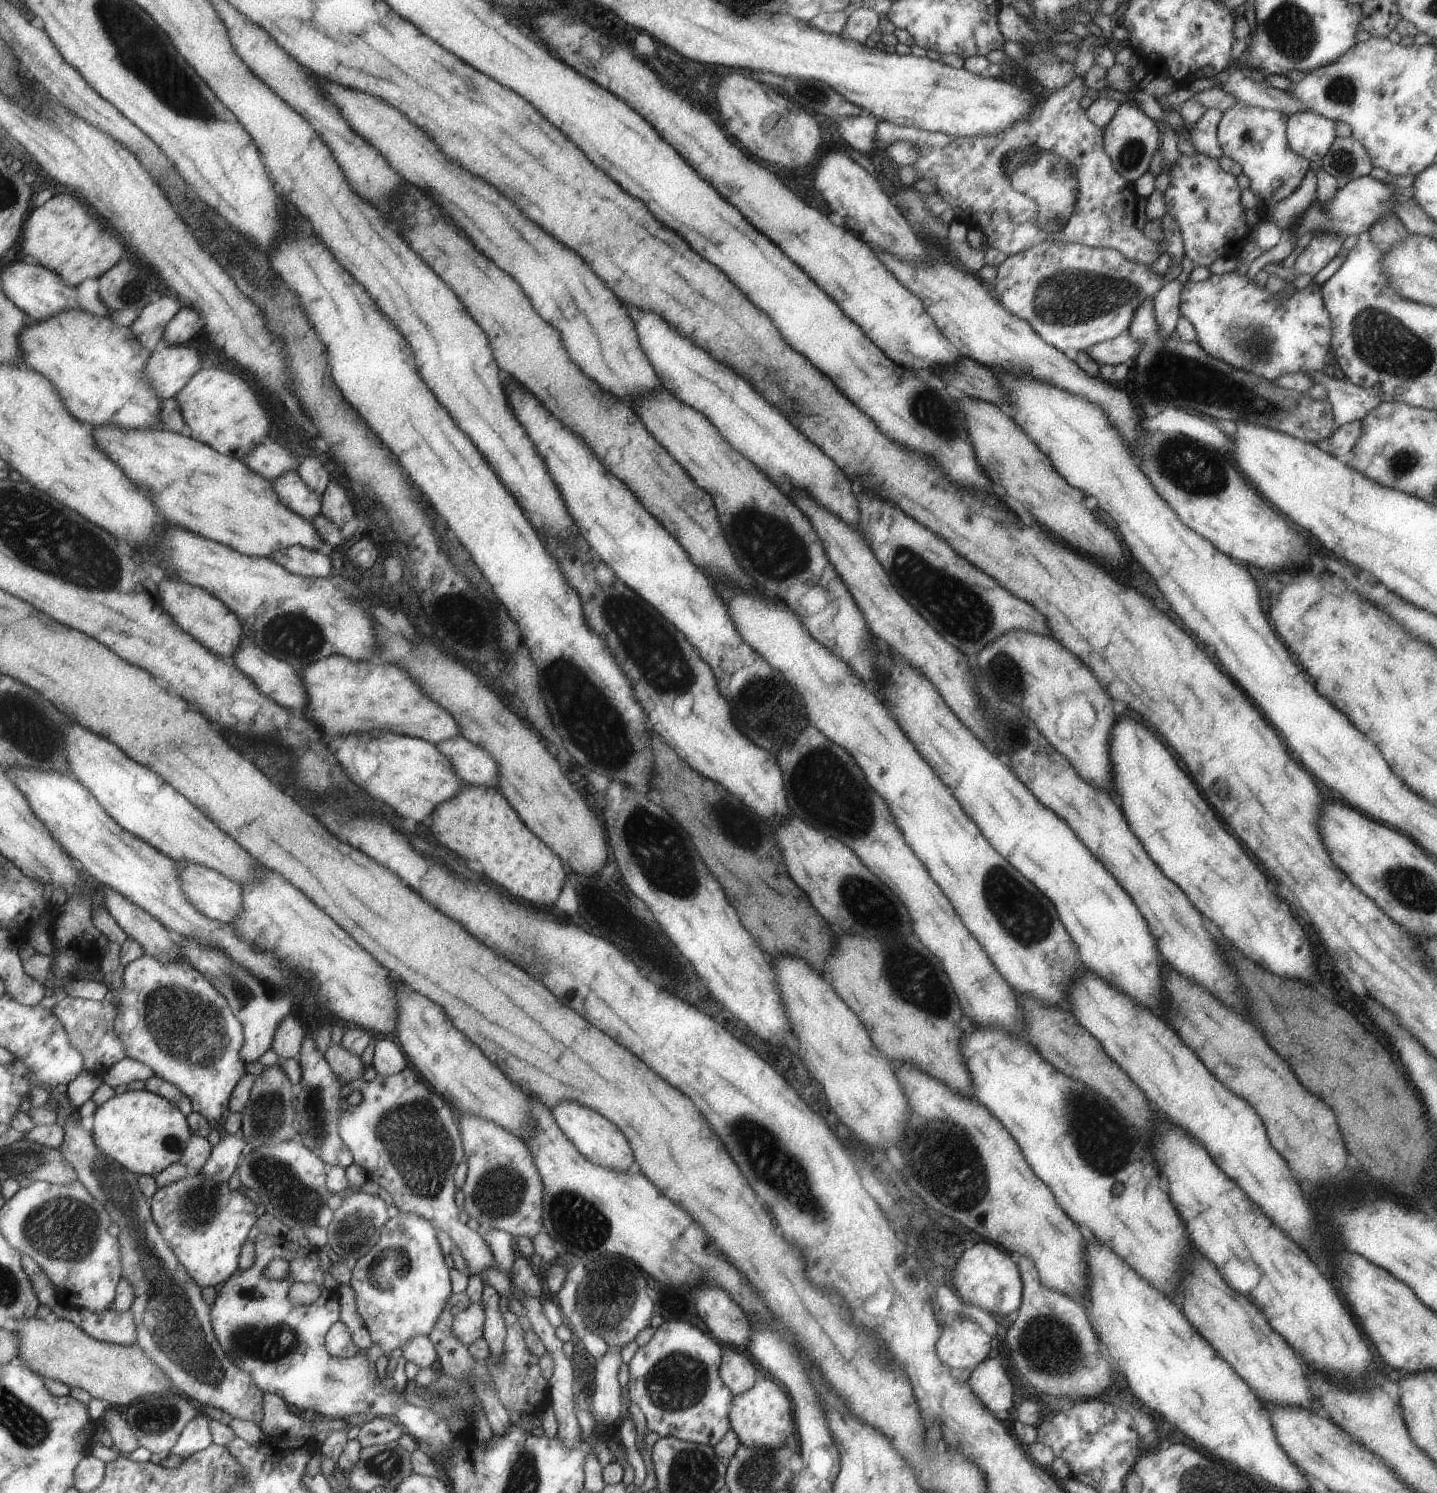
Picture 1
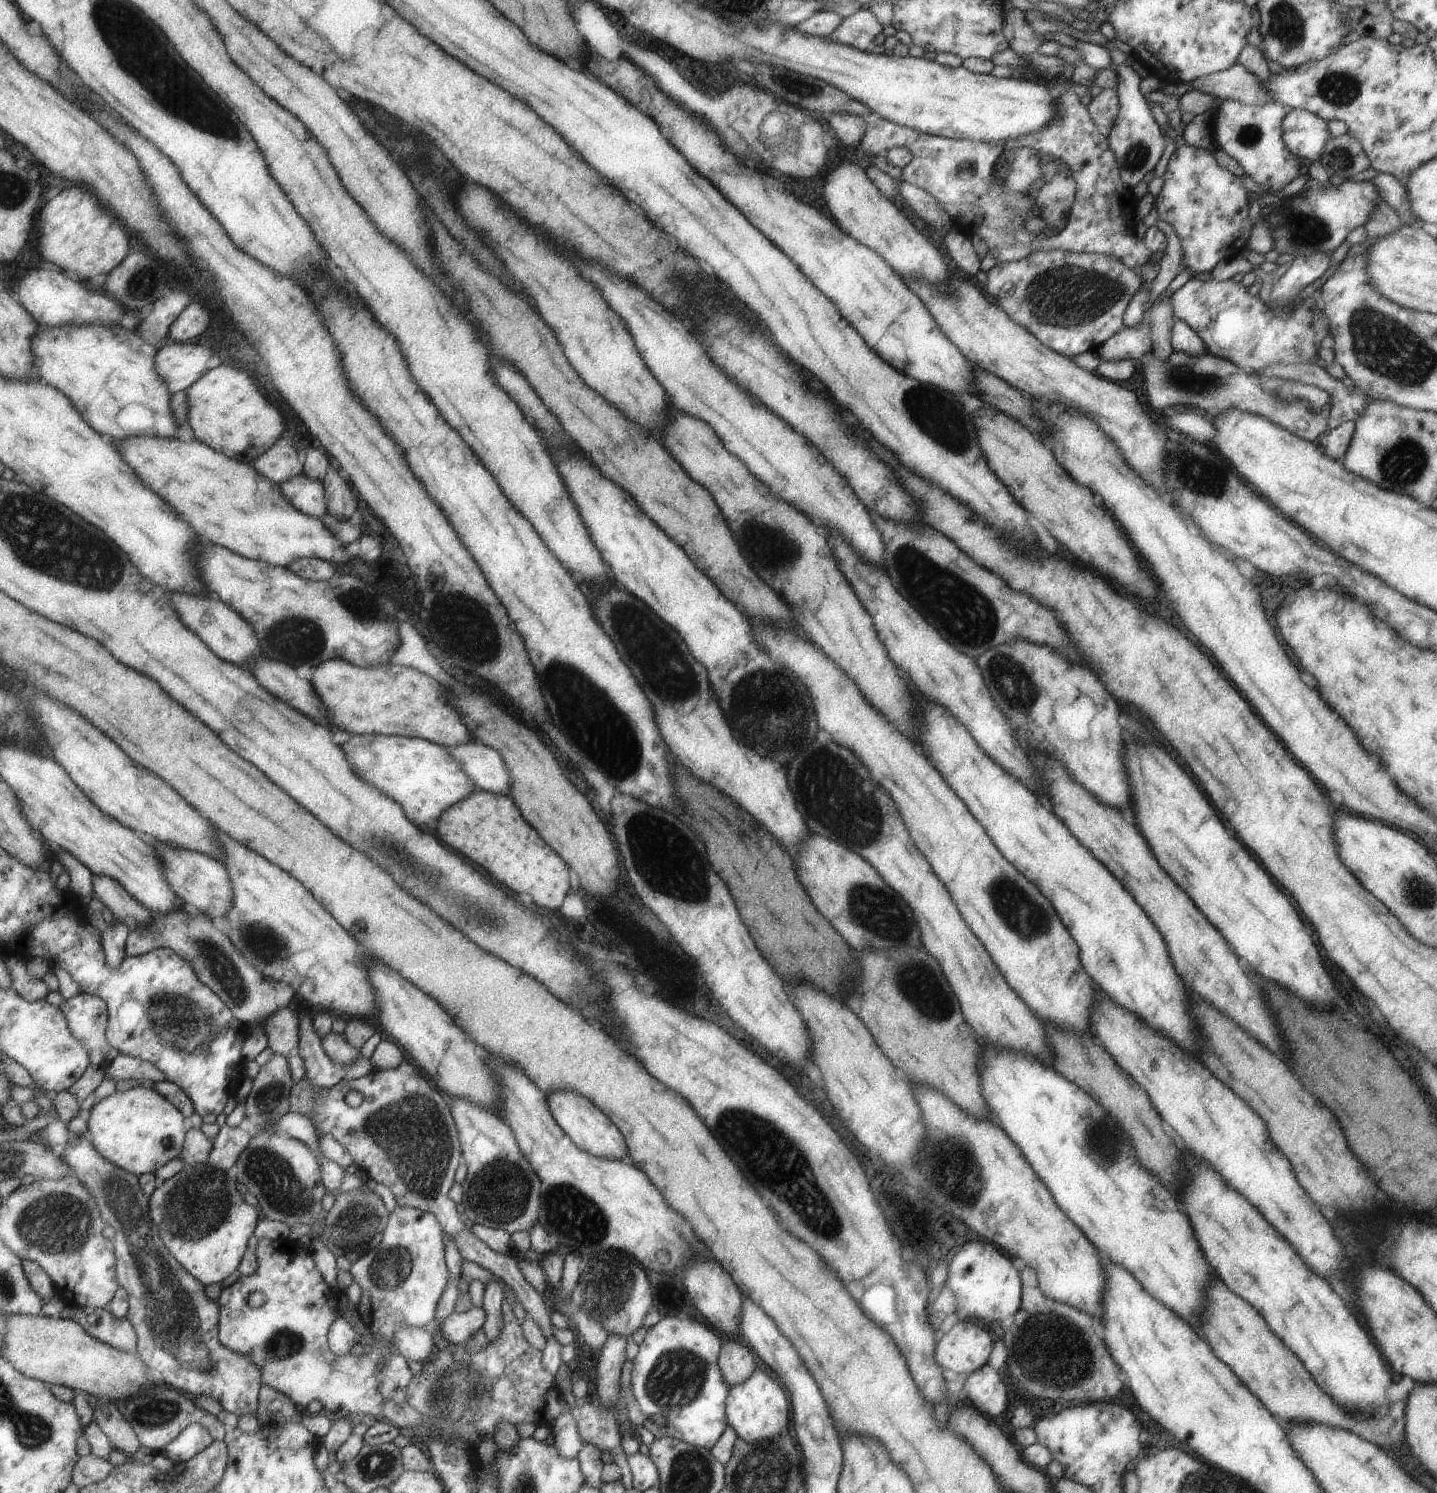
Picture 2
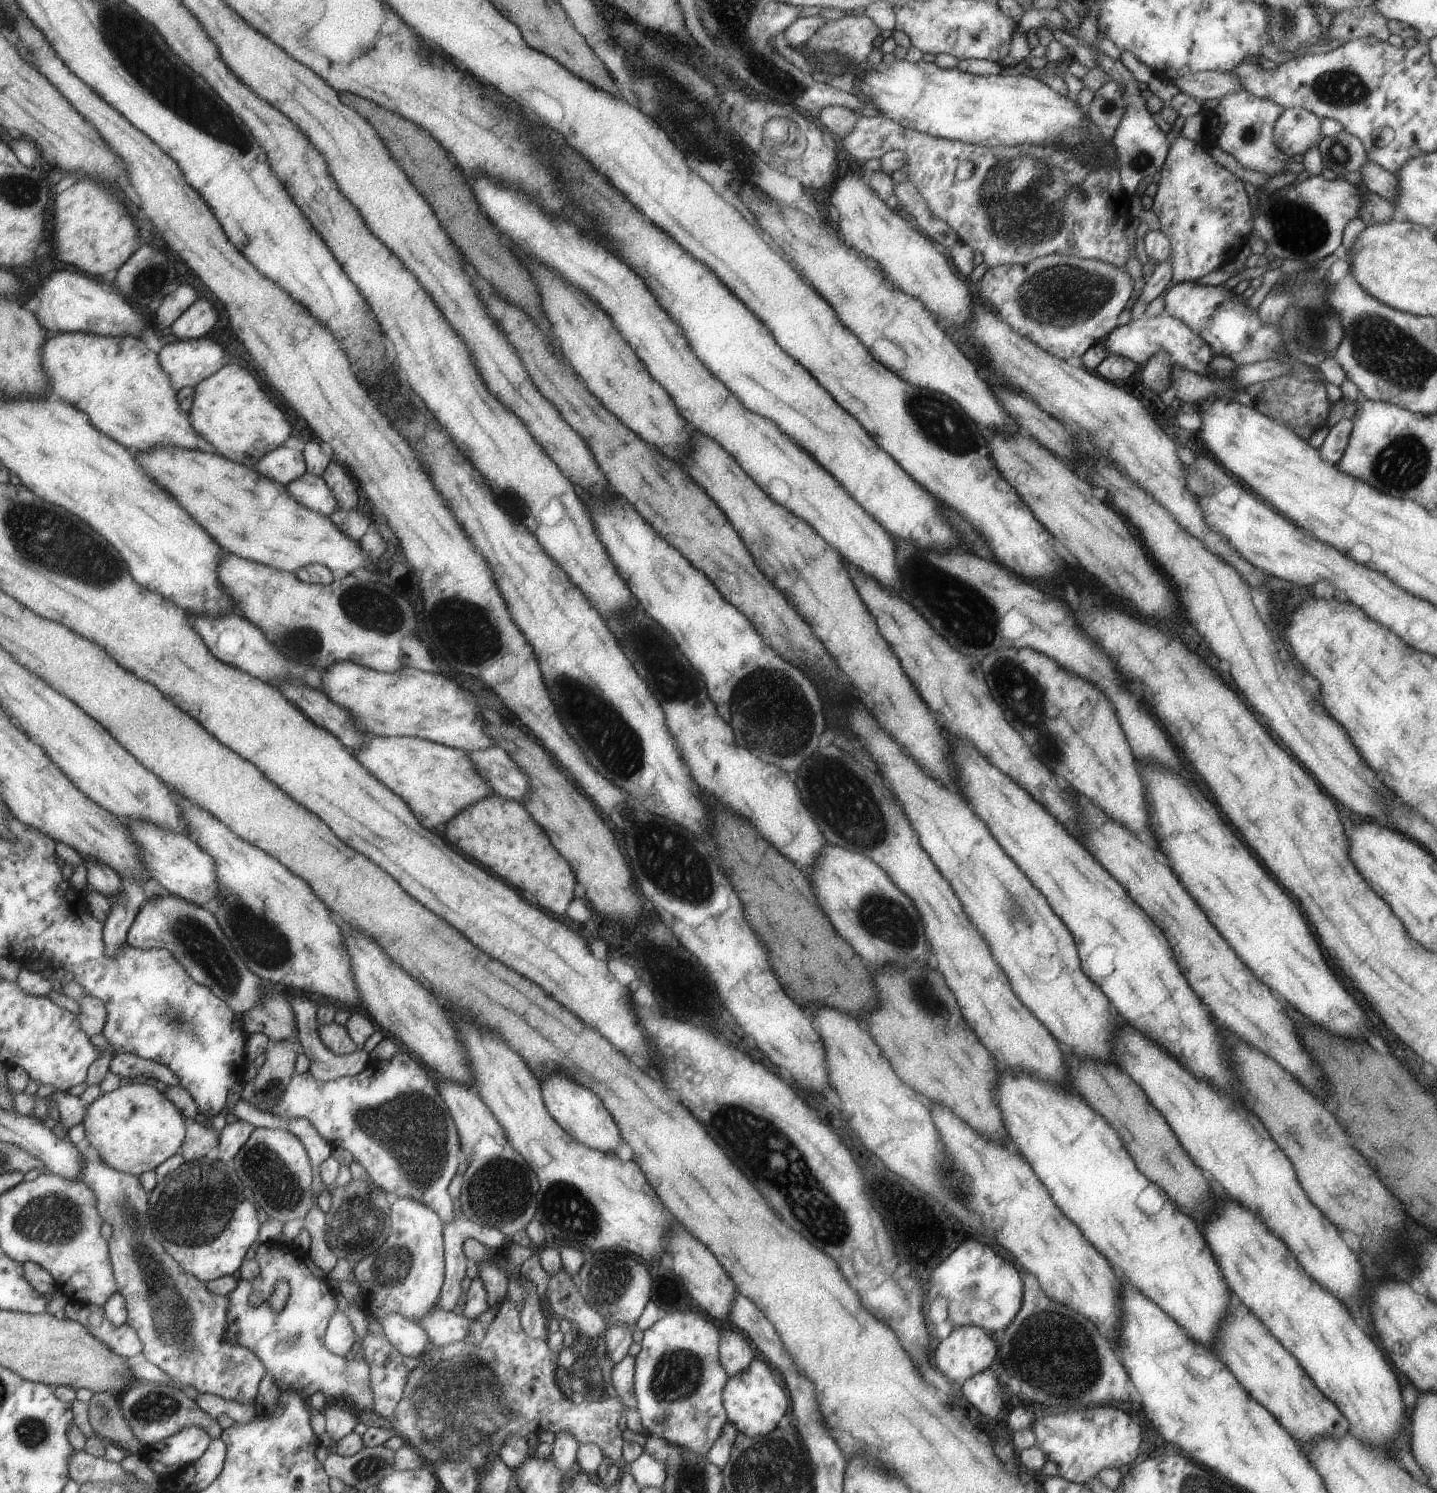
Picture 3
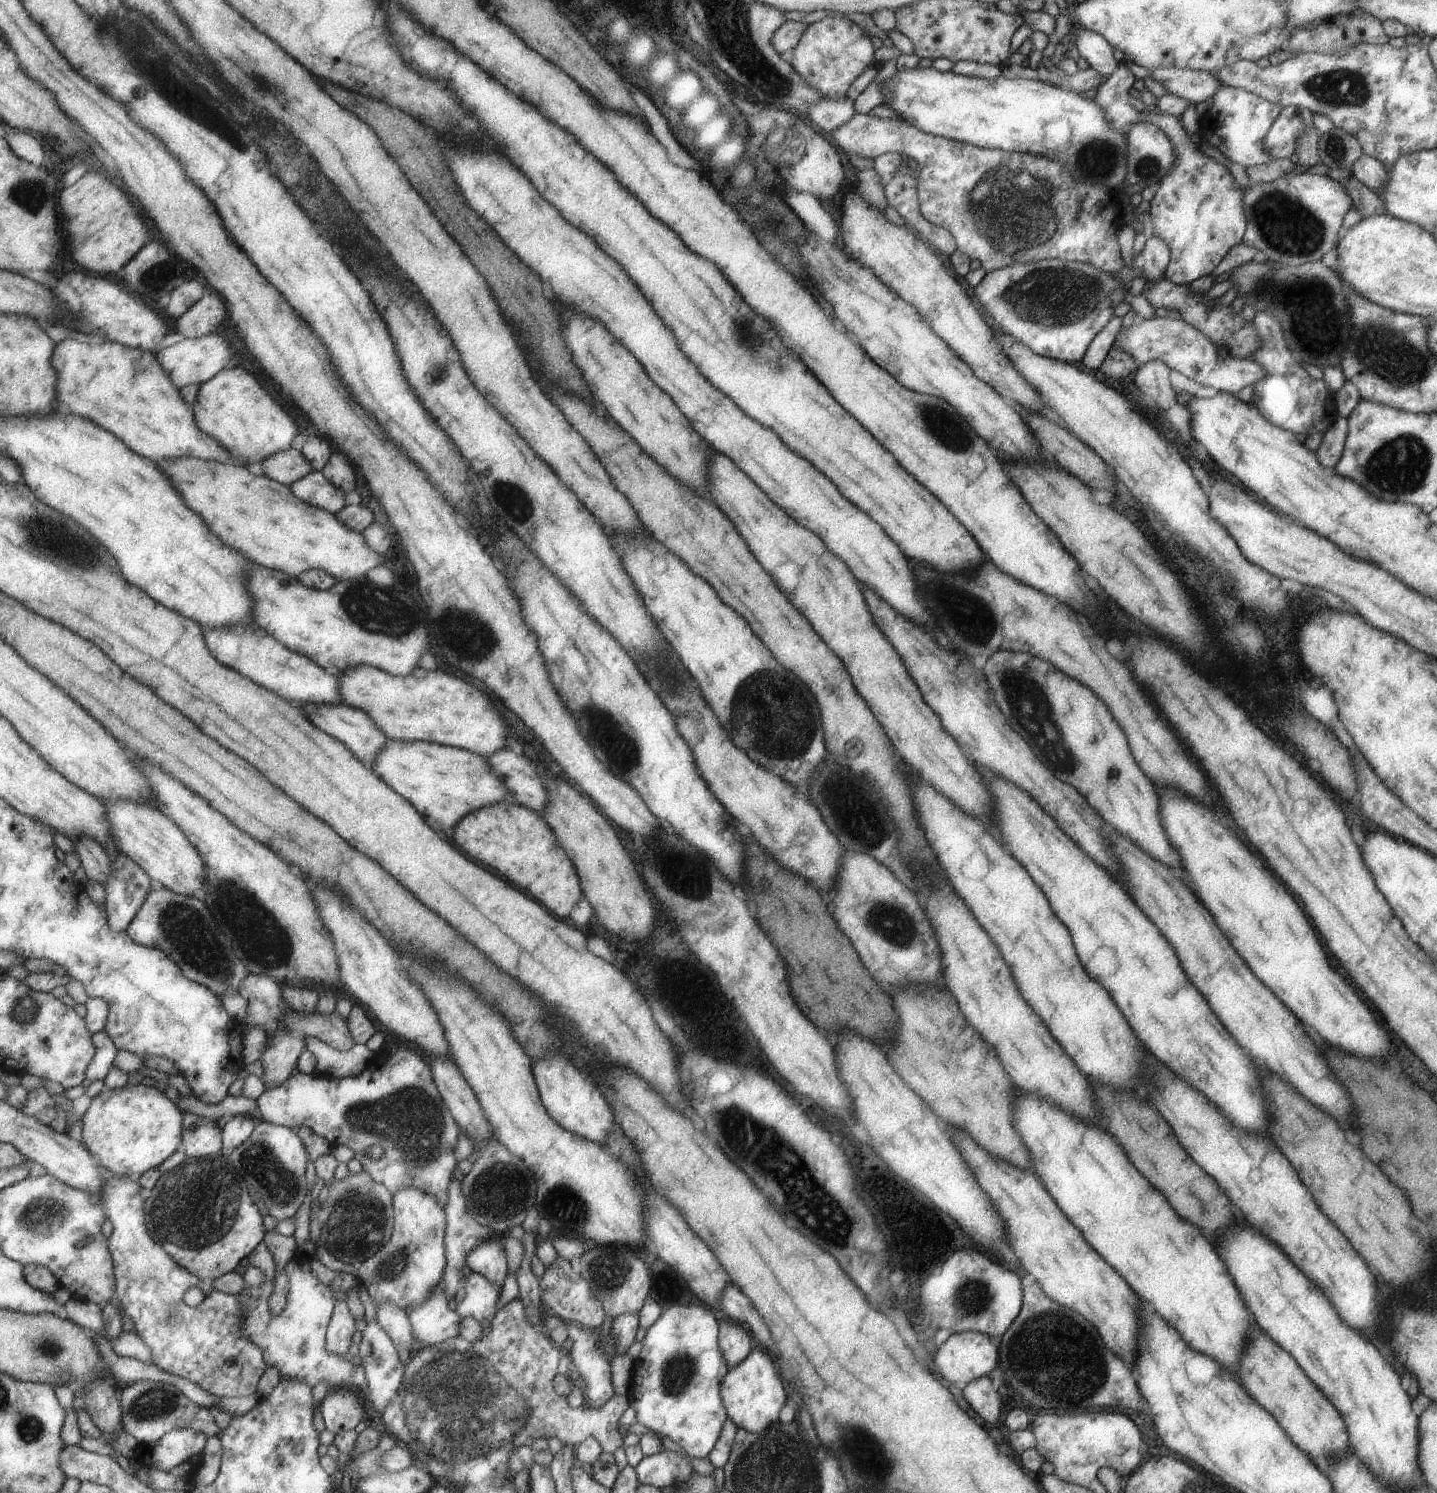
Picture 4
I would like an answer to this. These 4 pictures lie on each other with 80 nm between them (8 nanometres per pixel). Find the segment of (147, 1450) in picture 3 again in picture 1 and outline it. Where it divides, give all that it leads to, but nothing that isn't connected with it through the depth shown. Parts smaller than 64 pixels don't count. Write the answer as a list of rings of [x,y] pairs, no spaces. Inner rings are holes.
[[[199,1413],[189,1421],[171,1453],[177,1454],[185,1460],[199,1451],[209,1448],[212,1444],[212,1420],[205,1413]]]

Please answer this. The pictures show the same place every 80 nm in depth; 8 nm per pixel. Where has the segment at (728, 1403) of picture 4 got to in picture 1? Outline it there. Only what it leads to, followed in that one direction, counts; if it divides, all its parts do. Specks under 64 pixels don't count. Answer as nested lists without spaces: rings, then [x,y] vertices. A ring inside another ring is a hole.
[[[762,1377],[745,1392],[731,1396],[728,1412],[730,1429],[737,1435],[739,1442],[746,1447],[766,1448],[768,1451],[794,1444],[794,1416],[787,1394],[771,1380]]]

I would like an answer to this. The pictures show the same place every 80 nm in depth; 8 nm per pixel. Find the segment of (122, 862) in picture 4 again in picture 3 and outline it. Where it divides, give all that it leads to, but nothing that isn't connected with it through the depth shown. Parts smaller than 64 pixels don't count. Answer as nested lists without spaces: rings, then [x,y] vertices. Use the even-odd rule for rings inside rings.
[[[124,880],[124,894],[113,899],[112,913],[104,924],[104,941],[109,956],[115,957],[128,942],[128,934],[139,910],[148,900],[147,885]]]

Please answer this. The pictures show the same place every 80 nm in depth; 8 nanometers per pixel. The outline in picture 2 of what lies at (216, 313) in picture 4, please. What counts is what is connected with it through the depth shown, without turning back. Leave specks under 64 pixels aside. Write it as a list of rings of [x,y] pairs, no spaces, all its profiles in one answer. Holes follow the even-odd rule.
[[[197,299],[181,312],[170,328],[170,336],[175,342],[183,343],[197,338],[211,324],[211,314]]]

